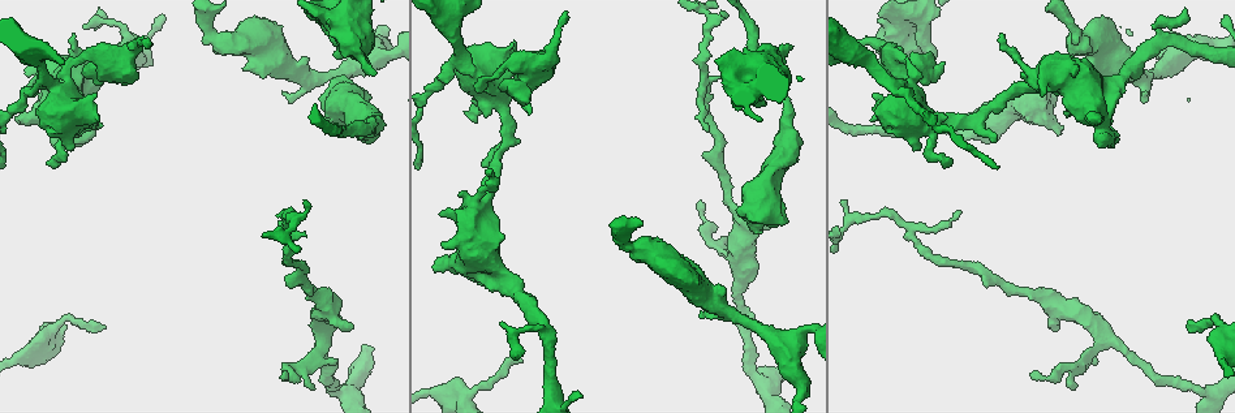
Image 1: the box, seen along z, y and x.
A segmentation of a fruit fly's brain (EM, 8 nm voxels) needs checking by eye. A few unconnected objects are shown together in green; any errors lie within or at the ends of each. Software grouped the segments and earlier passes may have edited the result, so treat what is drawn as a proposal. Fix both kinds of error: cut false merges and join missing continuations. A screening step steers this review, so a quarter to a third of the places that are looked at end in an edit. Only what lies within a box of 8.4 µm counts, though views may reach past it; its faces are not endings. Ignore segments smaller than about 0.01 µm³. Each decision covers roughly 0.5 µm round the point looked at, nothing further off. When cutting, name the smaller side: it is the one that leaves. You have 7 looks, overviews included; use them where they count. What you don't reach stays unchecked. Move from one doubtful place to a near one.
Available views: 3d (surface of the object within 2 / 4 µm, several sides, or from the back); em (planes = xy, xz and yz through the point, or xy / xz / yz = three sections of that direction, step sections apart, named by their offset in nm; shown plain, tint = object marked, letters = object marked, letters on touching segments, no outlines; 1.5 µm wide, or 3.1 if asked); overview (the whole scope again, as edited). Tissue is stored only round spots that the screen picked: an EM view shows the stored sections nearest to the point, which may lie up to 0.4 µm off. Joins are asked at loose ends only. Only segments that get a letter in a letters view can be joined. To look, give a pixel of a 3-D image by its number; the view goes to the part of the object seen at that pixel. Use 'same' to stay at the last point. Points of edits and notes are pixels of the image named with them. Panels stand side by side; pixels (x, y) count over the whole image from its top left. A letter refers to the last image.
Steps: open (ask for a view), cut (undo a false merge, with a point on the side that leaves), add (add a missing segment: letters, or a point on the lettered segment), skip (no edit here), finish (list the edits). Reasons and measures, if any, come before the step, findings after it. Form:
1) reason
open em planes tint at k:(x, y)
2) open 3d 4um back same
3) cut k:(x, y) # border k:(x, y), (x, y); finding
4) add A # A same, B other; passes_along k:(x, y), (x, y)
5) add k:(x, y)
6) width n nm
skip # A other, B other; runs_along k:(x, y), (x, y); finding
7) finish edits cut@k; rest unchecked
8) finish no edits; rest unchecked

an open end
open em xy step 4 tint at 1:(1058, 132)

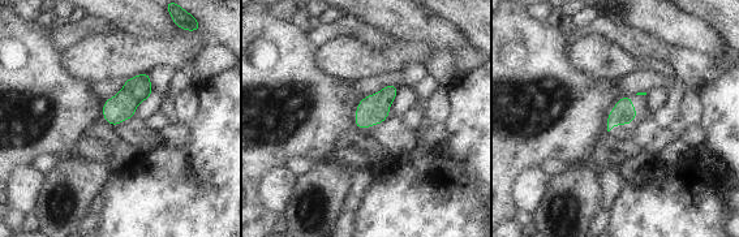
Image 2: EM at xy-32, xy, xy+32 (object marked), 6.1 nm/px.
another direction
open em planes letters same

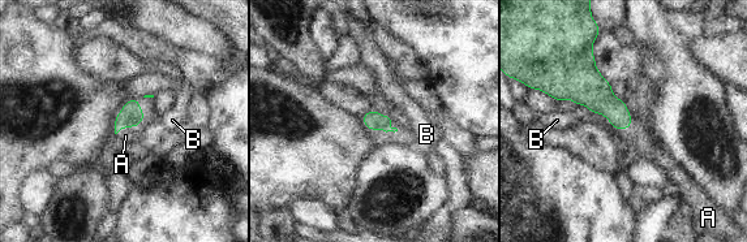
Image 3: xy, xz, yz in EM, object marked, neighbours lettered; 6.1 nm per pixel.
add A # A same, B other; the cell continues

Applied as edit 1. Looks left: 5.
open overview

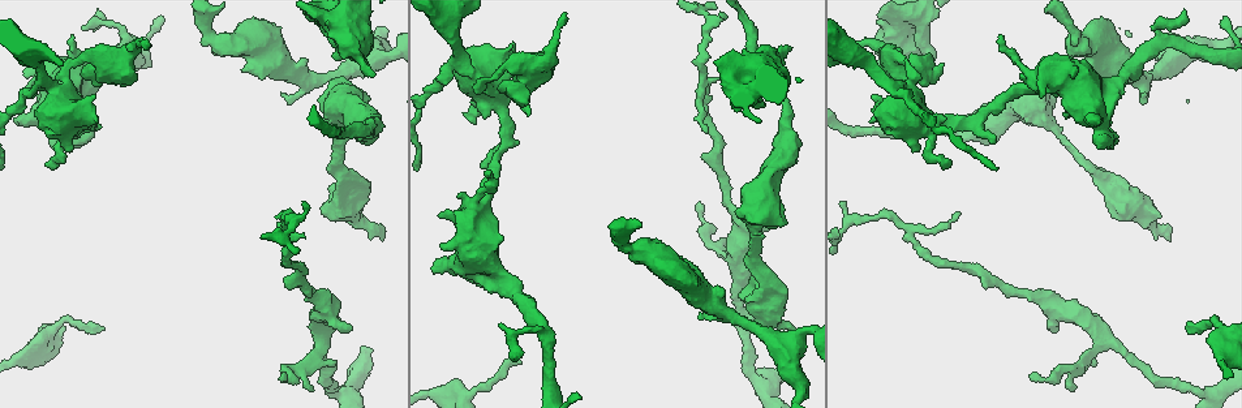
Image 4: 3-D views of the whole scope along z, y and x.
branch stops here
open 3d 4um at 4:(1170, 241)

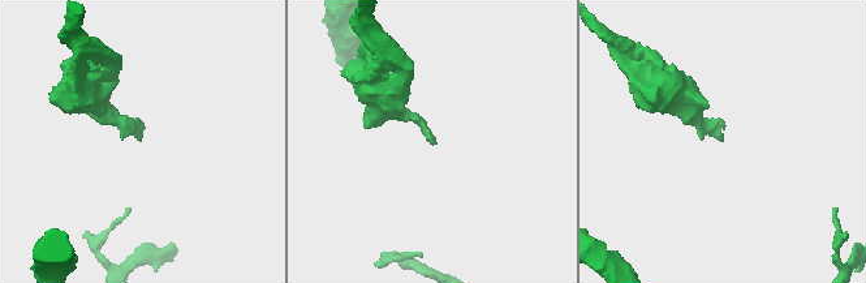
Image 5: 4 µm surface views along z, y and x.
open em xy step 8 letters at 5:(139, 139)

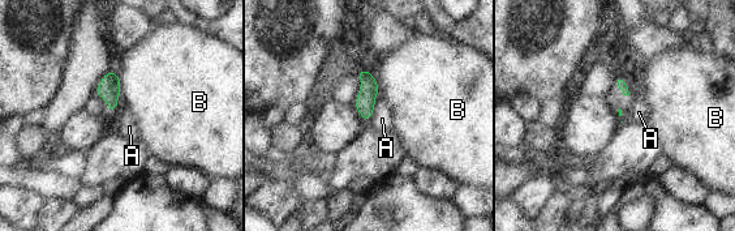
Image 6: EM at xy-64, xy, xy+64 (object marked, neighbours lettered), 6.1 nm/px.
skip # A other, B other; border 6:(375, 102), (372, 116), (368, 120); none of them fits

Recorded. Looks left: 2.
open 3d 2um at 4:(1051, 326)

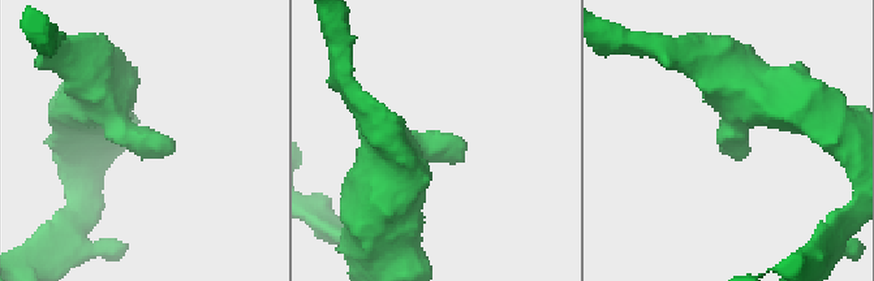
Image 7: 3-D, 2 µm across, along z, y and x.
now the EM
open em planes letters at 7:(171, 149)

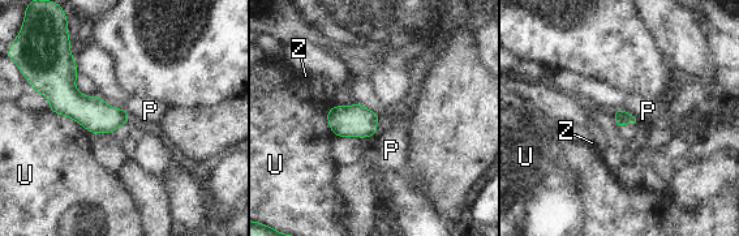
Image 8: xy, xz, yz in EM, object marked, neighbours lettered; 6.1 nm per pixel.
skip # P other, U other, Z other; border 8:(627, 111), (640, 123); none of them fits

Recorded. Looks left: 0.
finish edits add@3; rest unchecked

